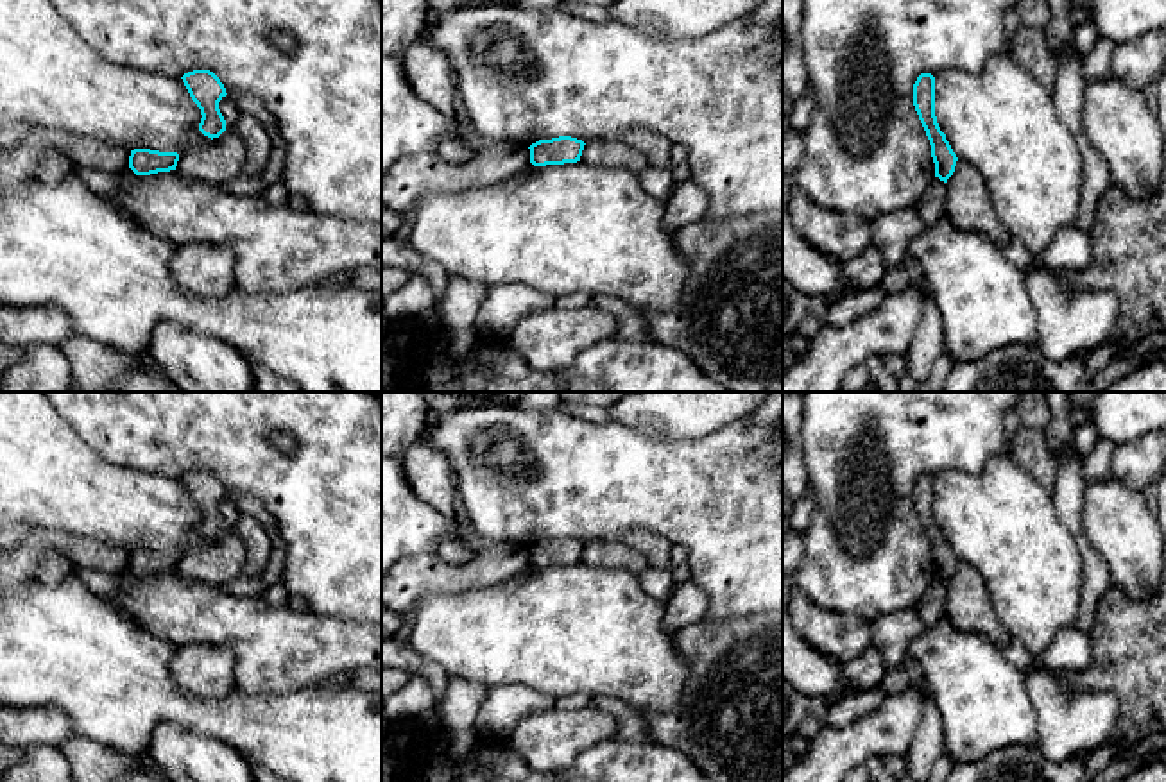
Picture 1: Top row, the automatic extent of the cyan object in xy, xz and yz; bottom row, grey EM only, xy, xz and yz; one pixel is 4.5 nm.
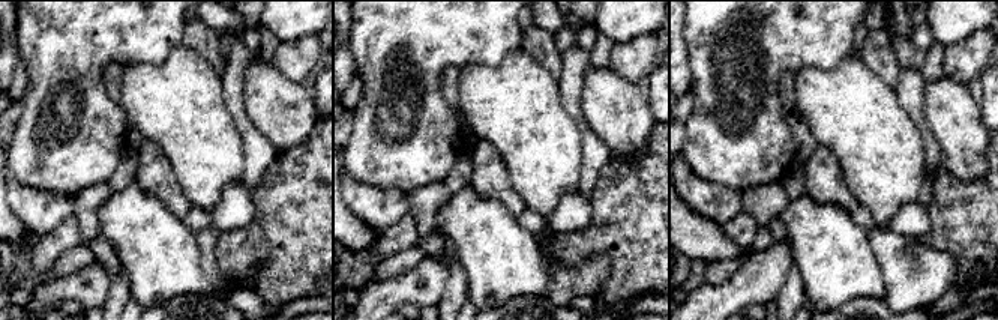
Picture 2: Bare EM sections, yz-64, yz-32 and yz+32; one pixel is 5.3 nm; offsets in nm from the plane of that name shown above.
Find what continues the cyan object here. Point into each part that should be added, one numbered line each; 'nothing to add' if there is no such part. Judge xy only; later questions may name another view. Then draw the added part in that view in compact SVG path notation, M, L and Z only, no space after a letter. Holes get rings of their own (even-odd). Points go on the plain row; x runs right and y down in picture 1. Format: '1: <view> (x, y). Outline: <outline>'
nothing to add

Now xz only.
nothing to add

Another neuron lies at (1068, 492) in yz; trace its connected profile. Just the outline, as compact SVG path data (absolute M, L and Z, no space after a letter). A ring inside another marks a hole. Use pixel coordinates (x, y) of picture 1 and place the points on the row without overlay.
M1075 451L1073 455L1059 460L1057 480L1051 490L1053 510L1057 519L1073 535L1084 564L1084 585L1080 598L1078 630L1089 633L1096 619L1096 607L1103 592L1110 587L1110 571L1102 555L1091 546L1085 537L1084 517L1084 494L1085 494L1085 456Z

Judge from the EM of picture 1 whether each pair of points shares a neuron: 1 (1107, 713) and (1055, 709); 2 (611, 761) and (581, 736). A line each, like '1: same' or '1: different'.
1: same
2: different

